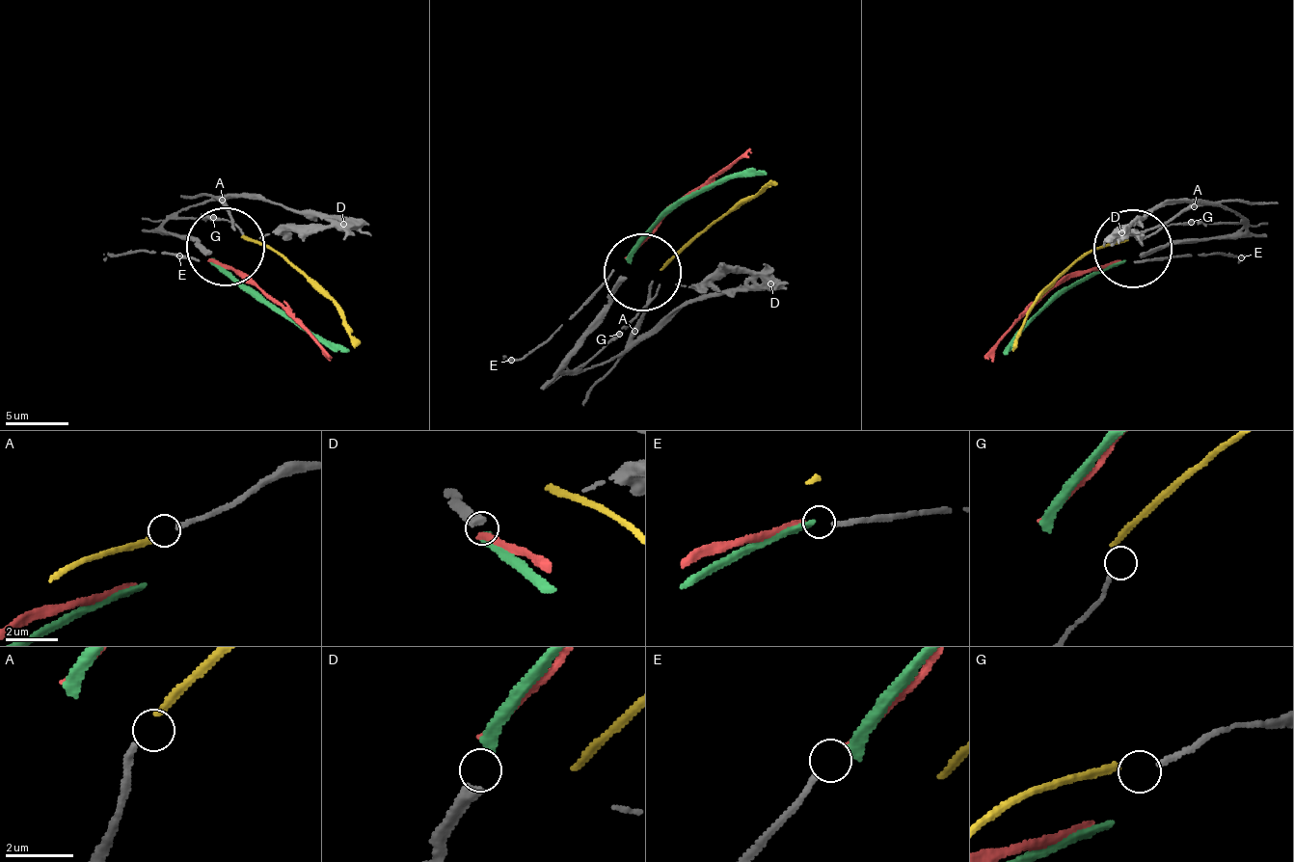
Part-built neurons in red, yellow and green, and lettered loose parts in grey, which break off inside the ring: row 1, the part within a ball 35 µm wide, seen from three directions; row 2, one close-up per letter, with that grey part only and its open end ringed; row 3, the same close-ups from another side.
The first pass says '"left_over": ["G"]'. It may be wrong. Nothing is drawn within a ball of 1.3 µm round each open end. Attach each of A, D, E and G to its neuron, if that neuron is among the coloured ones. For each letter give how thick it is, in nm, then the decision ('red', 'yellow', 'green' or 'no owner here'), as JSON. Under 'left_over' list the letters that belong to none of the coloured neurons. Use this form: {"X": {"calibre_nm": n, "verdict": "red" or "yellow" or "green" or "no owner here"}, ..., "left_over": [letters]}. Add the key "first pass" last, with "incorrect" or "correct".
{"A": {"calibre_nm": 180, "verdict": "yellow"}, "D": {"calibre_nm": 360, "verdict": "green"}, "E": {"calibre_nm": 180, "verdict": "red"}, "G": {"calibre_nm": 150, "verdict": "no owner here"}, "left_over": ["G"], "first pass": "correct"}

